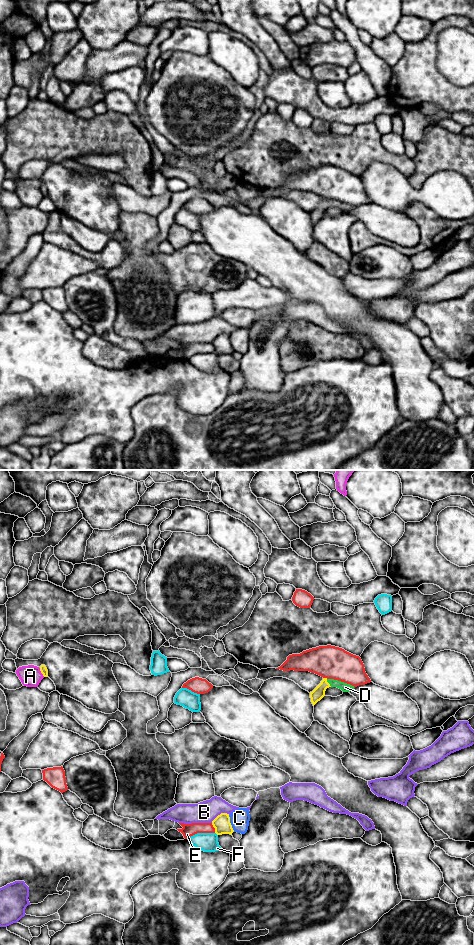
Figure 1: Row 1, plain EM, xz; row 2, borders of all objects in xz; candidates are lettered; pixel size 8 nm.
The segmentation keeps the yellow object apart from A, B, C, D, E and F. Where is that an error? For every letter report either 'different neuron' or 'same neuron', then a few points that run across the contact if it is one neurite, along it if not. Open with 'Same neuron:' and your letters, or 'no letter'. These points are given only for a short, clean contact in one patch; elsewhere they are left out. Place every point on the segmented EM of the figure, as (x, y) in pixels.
Same neuron: D
A: different neuron
B: different neuron | xz (229, 814), (220, 813), (211, 822)
C: different neuron
D: same neuron | xz (318, 693), (328, 683), (337, 683), (345, 687)
E: different neuron
F: different neuron

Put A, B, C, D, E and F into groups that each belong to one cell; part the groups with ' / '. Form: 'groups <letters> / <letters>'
groups A / B / C / D / E / F

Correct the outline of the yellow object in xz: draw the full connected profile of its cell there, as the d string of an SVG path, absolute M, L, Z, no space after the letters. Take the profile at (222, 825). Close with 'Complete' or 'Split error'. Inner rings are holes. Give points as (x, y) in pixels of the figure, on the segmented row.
M221 813L213 821L212 825L215 828L215 833L217 835L230 834L234 832L232 825L230 823L230 817L227 813Z. Complete

